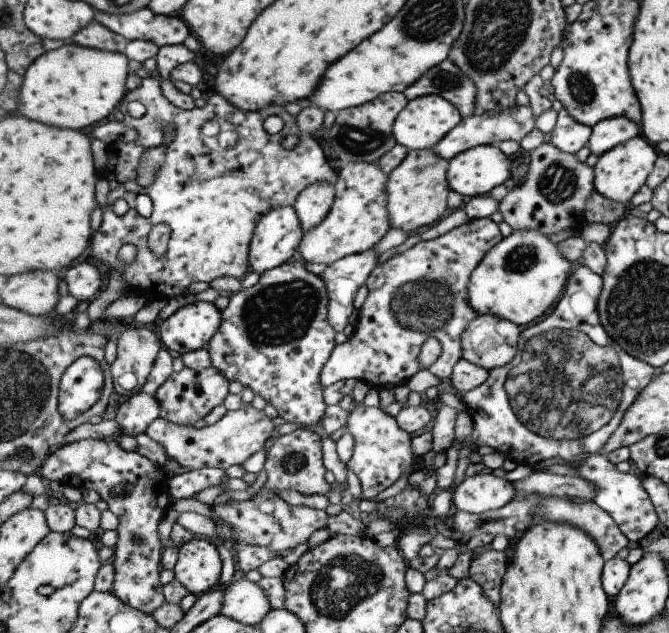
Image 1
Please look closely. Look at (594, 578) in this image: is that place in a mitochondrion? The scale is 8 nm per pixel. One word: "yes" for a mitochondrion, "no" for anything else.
no

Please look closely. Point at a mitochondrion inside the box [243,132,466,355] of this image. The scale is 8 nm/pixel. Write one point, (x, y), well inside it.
(422, 305)

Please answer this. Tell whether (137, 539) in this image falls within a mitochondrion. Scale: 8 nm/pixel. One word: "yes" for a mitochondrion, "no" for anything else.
no

